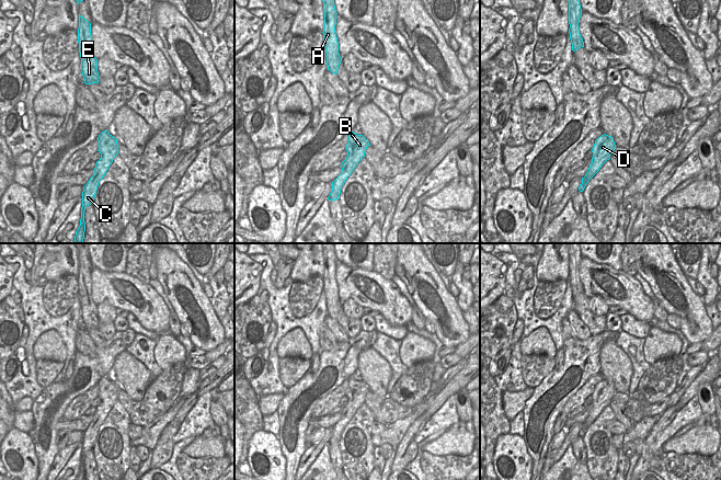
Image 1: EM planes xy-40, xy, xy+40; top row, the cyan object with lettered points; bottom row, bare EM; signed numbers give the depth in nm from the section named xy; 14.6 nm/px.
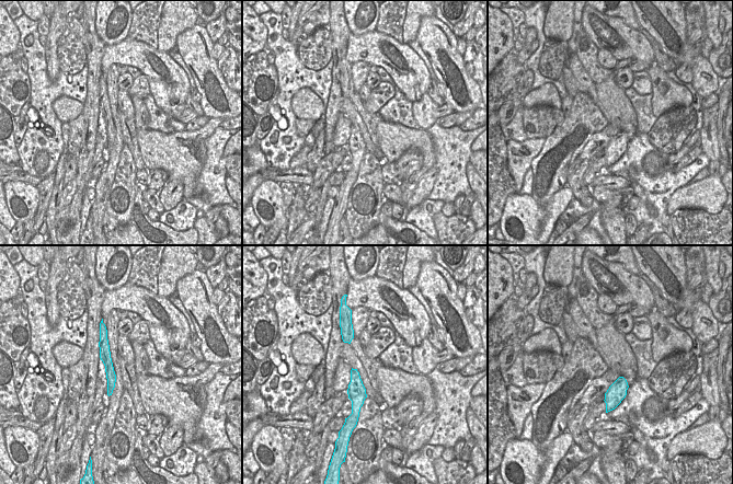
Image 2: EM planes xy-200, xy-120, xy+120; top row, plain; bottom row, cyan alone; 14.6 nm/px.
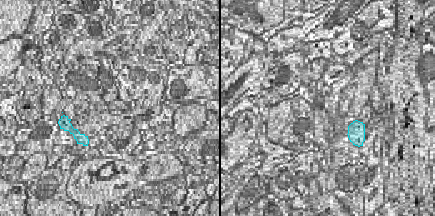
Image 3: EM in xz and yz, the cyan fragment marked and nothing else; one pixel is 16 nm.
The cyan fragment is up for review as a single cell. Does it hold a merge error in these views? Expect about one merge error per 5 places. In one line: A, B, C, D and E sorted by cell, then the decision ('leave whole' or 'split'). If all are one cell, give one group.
groups A B C D E; leave whole

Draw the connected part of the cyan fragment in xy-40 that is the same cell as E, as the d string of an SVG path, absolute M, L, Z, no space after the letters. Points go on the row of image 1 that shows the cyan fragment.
M80 14L78 43L84 83L99 83L100 76L98 71L98 59L92 54L91 23Z

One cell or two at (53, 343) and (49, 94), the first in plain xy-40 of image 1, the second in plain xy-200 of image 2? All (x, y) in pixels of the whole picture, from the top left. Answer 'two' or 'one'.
two

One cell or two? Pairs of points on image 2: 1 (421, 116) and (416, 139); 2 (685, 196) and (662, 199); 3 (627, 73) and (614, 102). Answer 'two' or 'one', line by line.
1: two
2: two
3: two

